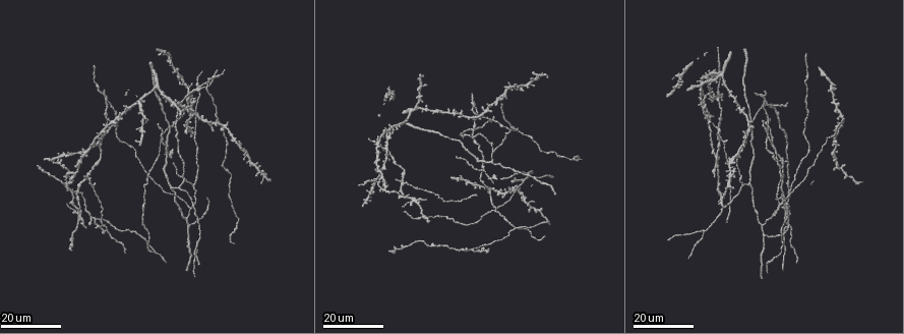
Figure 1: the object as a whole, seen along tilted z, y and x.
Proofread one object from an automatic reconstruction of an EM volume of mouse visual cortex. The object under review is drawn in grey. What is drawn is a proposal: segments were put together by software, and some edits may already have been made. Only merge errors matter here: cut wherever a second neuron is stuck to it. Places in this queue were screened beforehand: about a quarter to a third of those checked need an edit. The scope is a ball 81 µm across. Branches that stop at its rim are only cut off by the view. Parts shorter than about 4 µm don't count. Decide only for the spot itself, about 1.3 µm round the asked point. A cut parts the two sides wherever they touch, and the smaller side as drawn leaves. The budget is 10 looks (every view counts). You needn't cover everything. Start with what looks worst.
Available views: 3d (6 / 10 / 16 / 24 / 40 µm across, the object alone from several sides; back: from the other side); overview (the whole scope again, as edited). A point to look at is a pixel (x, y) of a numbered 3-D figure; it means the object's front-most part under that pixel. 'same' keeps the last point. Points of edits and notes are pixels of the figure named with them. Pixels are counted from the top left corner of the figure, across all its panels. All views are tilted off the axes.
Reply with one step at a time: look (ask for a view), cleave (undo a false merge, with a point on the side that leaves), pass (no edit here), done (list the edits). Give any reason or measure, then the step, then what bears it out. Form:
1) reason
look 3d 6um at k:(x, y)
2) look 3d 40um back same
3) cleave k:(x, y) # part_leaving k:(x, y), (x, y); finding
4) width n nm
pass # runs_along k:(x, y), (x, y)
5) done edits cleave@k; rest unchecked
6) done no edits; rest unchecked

looks like a crossing
look 3d 16um at 1:(474, 129)

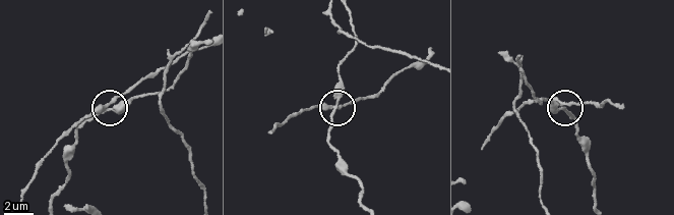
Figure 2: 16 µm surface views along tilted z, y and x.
closer look
look 3d 6um at 2:(332, 113)

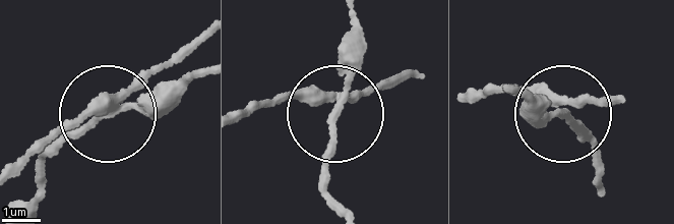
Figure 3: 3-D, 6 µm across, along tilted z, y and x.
width 200 nm
pass # runs_along 3:(241, 110), (279, 96), (331, 106), (356, 34); all the same neuron

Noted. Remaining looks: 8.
two arms in line, one across
look 3d 16um at 1:(791, 245)

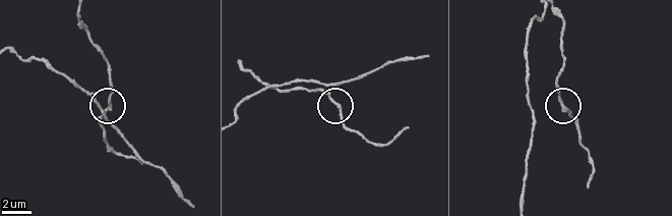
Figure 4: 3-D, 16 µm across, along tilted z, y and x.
look 3d 10um at 4:(565, 106)

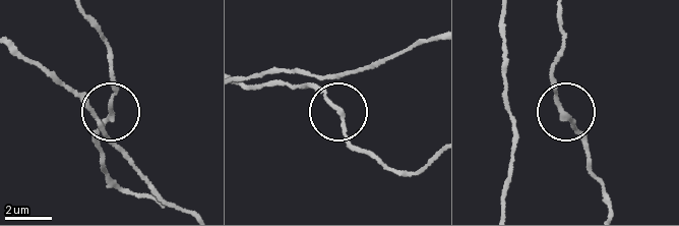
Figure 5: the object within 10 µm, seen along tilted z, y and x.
look 3d 6um at 5:(109, 114)

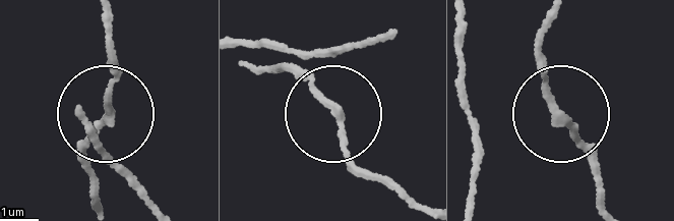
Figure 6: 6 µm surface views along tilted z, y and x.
arms 3
pass # runs_along 6:(104, 21), (108, 117), (85, 151), (85, 170); one neuron here

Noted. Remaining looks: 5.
three arms meet
look 3d 16um at 1:(189, 224)

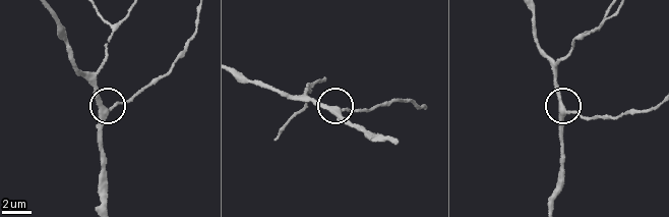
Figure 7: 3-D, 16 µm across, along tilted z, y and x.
closer look
look 3d 6um at 7:(567, 111)

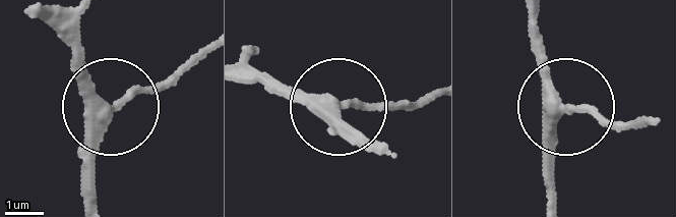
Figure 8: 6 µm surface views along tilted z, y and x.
side_arm 15 um; arms 3
pass # continuous, no second neuron

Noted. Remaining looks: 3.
branch point
look 3d 16um at 1:(471, 250)

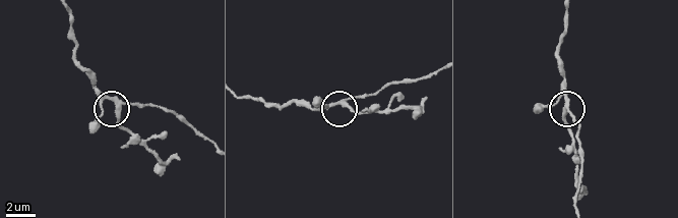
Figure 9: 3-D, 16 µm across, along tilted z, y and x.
look 3d 10um at 9:(339, 101)

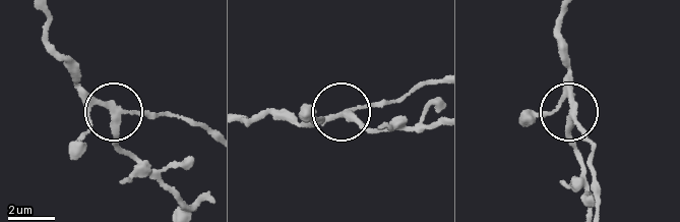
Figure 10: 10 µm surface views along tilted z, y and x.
side_arm 7 um; arms 3
cleave 10:(112, 145) # two neurons meet here

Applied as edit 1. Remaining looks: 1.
done edits cleave@10; rest unchecked

